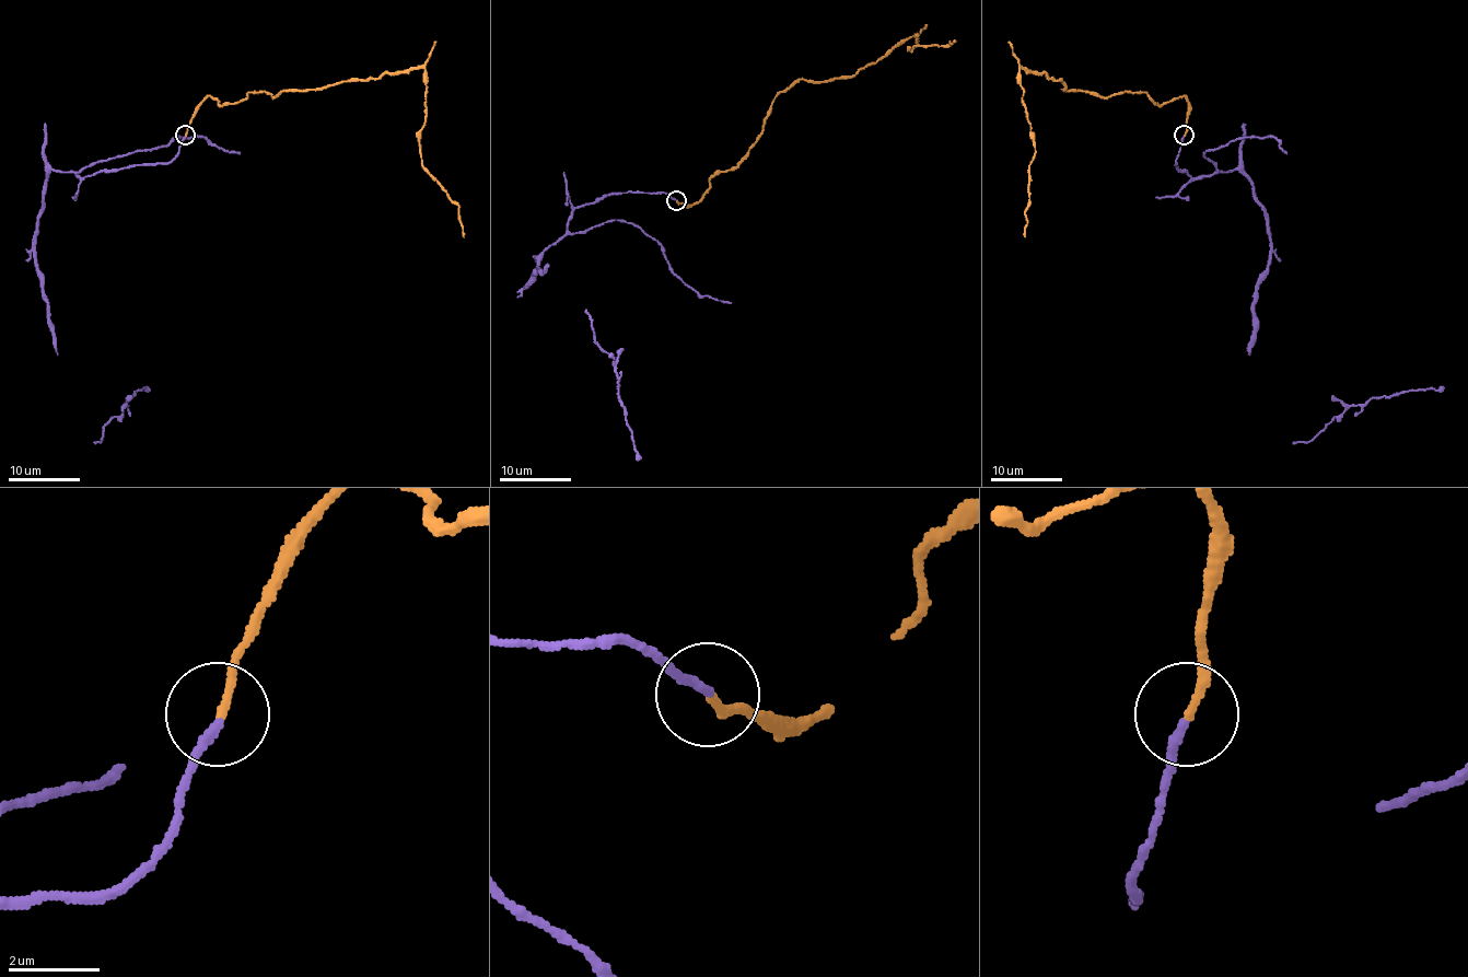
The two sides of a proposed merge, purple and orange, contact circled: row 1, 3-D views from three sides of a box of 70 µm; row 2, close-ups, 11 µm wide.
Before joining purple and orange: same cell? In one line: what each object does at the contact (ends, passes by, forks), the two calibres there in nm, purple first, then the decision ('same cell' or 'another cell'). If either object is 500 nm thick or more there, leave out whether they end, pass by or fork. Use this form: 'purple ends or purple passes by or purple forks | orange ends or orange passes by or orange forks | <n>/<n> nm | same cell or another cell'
purple ends | orange ends | 200/170 nm | same cell

